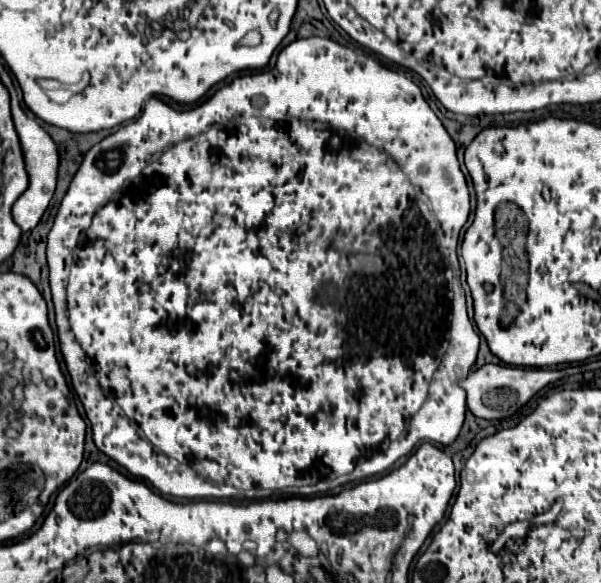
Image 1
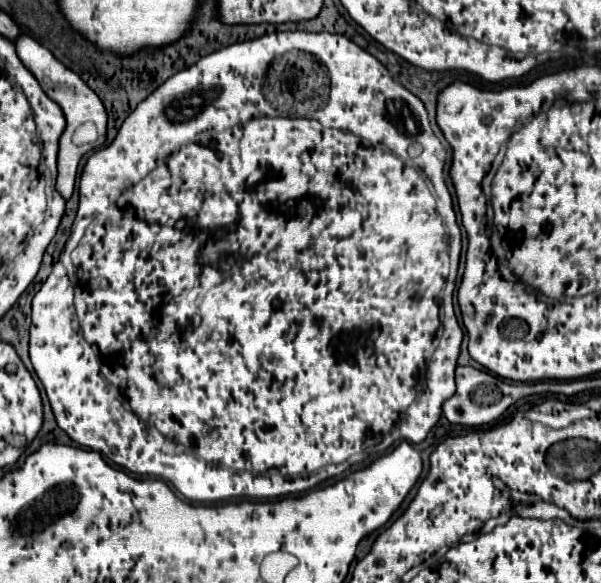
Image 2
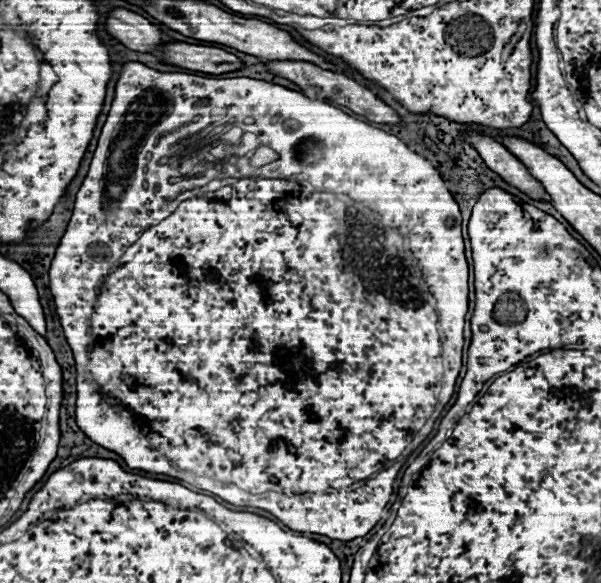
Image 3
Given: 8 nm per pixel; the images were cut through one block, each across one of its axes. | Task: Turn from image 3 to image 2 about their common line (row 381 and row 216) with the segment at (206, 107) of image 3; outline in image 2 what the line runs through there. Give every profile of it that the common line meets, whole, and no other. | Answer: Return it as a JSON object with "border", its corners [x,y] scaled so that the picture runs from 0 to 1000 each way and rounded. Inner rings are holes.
{"border":[[[499,51],[439,58],[353,89],[280,134],[273,148],[260,151],[220,189],[190,244],[146,271],[133,302],[133,353],[120,401],[87,470],[53,515],[50,617],[77,669],[97,731],[123,758],[170,775],[190,796],[223,813],[283,827],[319,861],[459,854],[512,844],[542,823],[542,816],[529,820],[529,806],[542,799],[562,799],[606,775],[639,775],[662,755],[702,758],[732,720],[735,693],[759,669],[755,635],[772,583],[772,569],[752,532],[769,398],[739,312],[739,281],[742,257],[712,209],[702,172],[656,141],[619,93],[567,58]],[[539,216],[559,216],[559,223]],[[626,247],[639,247],[646,257]],[[669,271],[682,274],[686,285]],[[696,292],[712,292],[712,312]],[[725,350],[732,367],[725,364]],[[669,714],[672,724],[662,724]]]}

